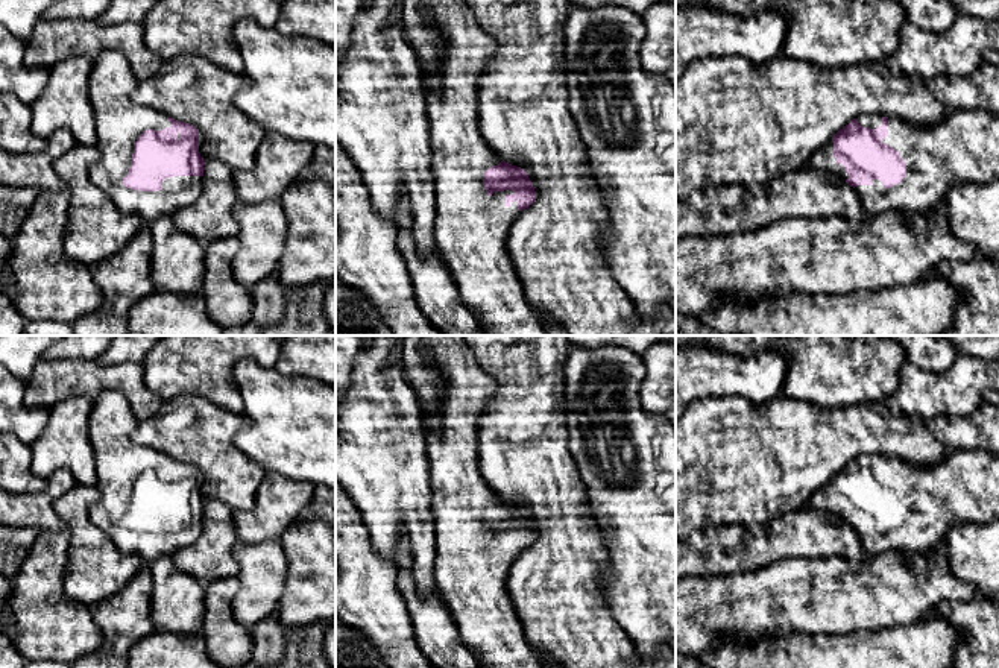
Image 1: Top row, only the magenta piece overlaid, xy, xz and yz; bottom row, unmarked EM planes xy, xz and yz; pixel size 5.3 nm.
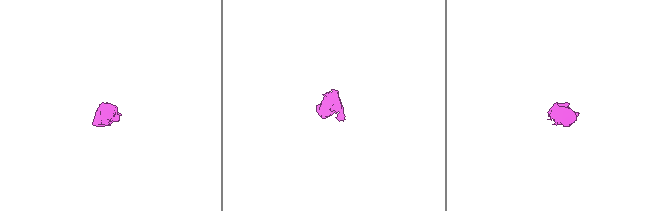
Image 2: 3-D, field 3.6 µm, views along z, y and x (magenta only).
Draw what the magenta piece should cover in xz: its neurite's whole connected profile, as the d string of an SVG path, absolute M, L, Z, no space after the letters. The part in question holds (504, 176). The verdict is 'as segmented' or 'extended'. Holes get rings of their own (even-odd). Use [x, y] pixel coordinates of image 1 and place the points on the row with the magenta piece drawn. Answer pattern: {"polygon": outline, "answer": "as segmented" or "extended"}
{"polygon": "M421 0L421 12L445 38L437 73L439 88L436 93L425 91L436 185L436 249L459 288L462 304L478 319L487 336L545 336L539 316L524 296L507 249L510 225L519 211L536 200L536 191L524 169L501 161L487 147L478 124L478 85L493 55L495 39L478 26L474 11L465 0Z", "answer": "extended"}

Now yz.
{"polygon": "M949 109L940 123L922 128L902 118L862 114L820 147L805 169L830 172L844 179L858 193L859 202L871 217L938 210L947 193L960 184L999 181L999 117L985 111Z", "answer": "extended"}

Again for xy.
{"polygon": "M105 49L94 56L88 85L100 152L100 159L88 169L90 181L121 213L138 216L146 223L194 203L202 193L203 176L197 129L137 103L132 93L138 79L118 50Z", "answer": "extended"}

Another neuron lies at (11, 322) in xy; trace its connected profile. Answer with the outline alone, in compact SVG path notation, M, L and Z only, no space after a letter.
M0 285L0 336L21 336L24 325L24 317L6 296L5 287Z

